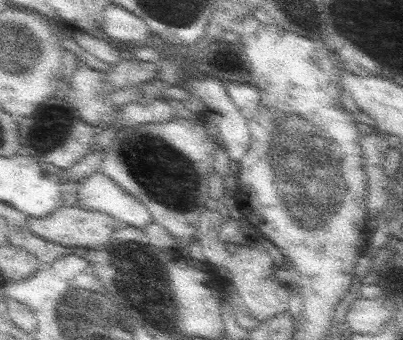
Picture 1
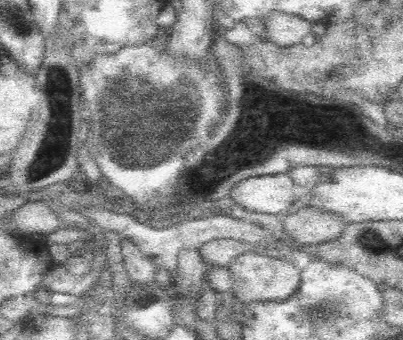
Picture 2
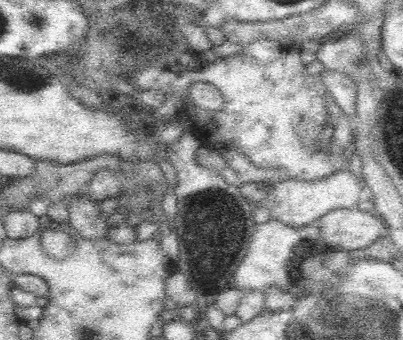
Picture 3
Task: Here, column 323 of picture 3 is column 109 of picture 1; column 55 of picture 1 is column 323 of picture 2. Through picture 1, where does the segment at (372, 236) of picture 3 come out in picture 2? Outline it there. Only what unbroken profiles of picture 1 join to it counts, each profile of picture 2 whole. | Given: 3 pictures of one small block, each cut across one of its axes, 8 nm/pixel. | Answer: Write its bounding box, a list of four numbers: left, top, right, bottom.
[284,206,348,246]

